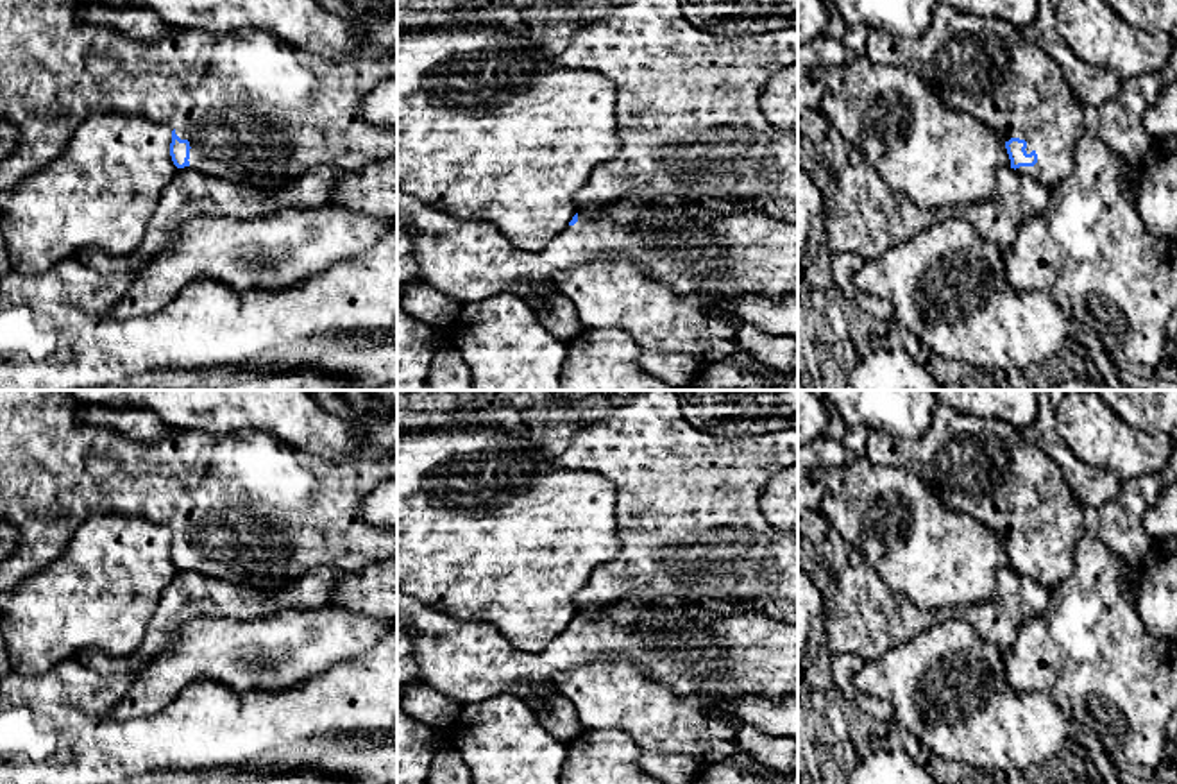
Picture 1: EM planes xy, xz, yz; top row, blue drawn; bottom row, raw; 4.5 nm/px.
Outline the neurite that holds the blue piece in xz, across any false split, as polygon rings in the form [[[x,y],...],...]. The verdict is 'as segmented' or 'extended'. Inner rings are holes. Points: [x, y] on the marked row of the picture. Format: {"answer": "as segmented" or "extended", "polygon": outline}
{"answer": "extended", "polygon": [[[640,188],[635,199],[624,197],[617,204],[603,204],[599,209],[578,209],[569,226],[544,251],[524,252],[506,240],[495,226],[478,218],[460,220],[401,190],[397,190],[397,217],[411,229],[420,277],[461,304],[476,304],[506,292],[526,299],[535,311],[540,311],[544,308],[540,292],[556,290],[551,279],[555,270],[569,268],[580,261],[617,256],[644,267],[651,277],[680,294],[701,294],[707,311],[733,320],[735,340],[748,356],[778,372],[798,371],[798,338],[762,333],[723,310],[726,303],[744,294],[780,299],[798,288],[798,222],[780,220],[757,209],[716,215],[707,206],[689,202],[678,193],[655,193],[651,188]]]}

